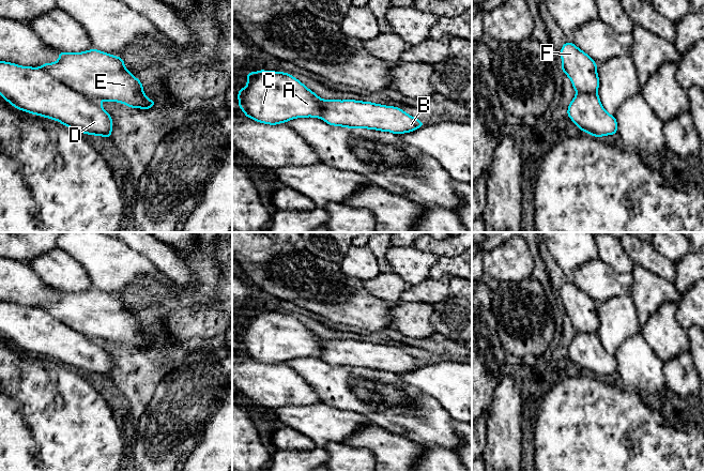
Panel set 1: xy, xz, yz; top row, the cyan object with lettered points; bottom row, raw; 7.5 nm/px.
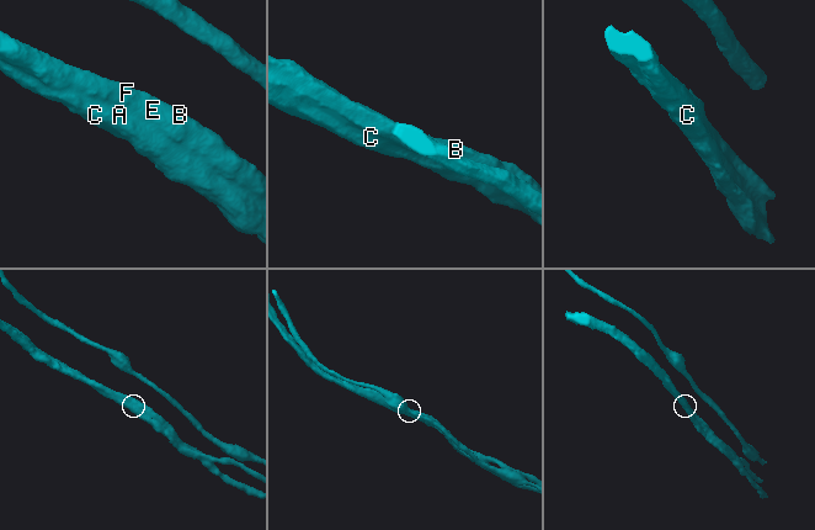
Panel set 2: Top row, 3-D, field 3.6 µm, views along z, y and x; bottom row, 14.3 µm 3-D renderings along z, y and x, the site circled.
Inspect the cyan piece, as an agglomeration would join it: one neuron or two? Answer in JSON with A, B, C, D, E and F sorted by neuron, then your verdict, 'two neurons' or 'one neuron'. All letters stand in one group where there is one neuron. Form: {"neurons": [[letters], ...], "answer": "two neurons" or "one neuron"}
{"neurons": [["A", "C", "D"], ["B", "E", "F"]], "answer": "two neurons"}

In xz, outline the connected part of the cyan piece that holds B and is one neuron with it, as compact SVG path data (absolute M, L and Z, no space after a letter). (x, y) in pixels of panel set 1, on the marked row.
M322 100L320 118L333 126L377 130L397 135L413 132L425 124L399 107L355 100Z

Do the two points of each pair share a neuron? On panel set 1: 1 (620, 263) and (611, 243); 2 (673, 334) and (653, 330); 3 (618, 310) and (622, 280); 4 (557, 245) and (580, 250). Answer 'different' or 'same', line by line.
1: same
2: same
3: different
4: same

